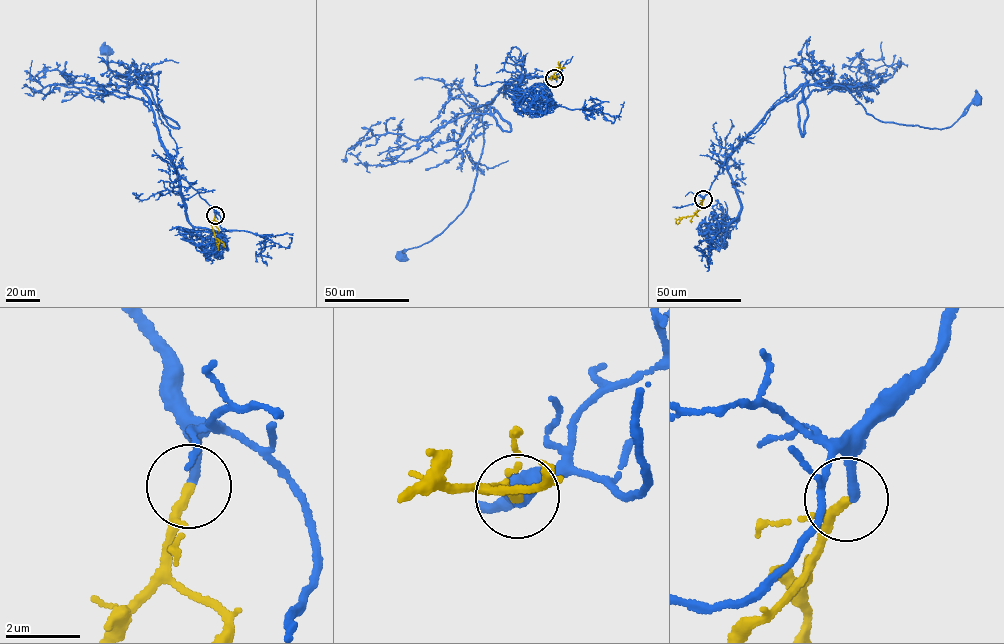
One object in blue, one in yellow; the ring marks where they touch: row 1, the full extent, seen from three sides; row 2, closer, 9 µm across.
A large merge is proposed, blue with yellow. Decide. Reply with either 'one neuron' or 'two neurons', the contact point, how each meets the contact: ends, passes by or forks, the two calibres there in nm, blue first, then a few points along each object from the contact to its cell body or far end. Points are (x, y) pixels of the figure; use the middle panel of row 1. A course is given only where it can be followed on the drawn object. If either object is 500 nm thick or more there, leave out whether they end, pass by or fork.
one neuron; place (554, 78); blue ends; yellow passes by; calibres 260 and 180 nm; course blue (554, 78), (522, 75), (485, 105), (484, 141), (466, 207), (439, 234), (404, 249), (401, 256); course yellow (554, 78), (549, 78), (560, 66), (558, 64)

